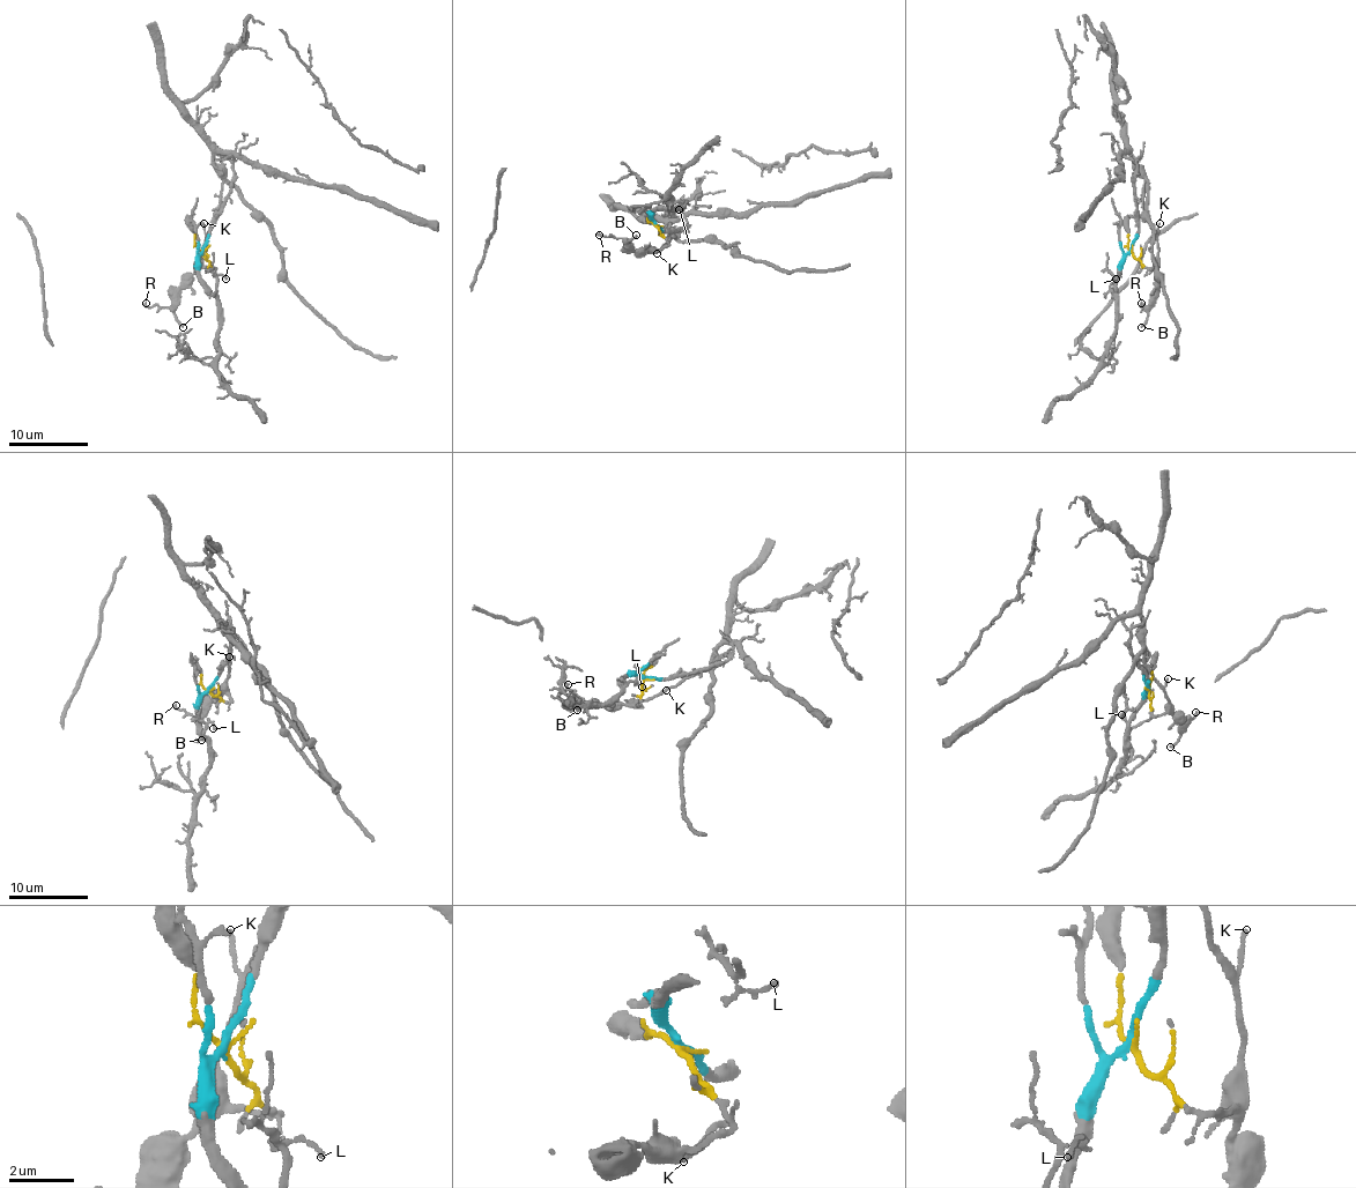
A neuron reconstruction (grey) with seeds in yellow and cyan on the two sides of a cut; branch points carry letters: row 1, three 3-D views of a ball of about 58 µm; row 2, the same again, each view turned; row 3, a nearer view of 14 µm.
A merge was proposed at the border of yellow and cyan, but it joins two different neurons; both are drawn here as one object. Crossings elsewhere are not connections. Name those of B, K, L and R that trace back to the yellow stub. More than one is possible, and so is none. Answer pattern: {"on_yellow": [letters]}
{"on_yellow": ["B", "K", "R"]}

